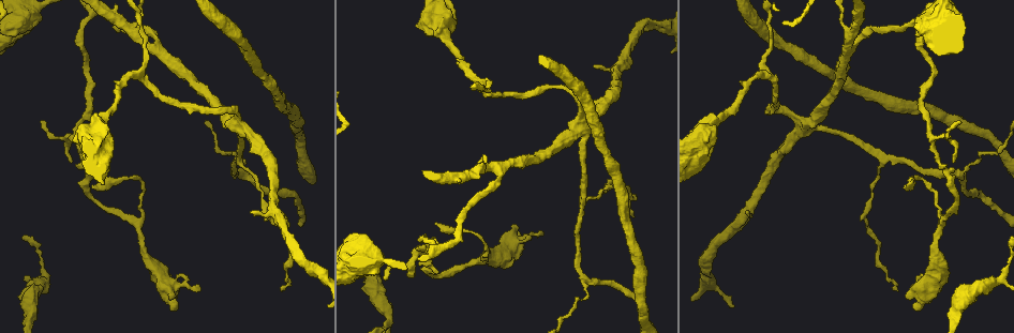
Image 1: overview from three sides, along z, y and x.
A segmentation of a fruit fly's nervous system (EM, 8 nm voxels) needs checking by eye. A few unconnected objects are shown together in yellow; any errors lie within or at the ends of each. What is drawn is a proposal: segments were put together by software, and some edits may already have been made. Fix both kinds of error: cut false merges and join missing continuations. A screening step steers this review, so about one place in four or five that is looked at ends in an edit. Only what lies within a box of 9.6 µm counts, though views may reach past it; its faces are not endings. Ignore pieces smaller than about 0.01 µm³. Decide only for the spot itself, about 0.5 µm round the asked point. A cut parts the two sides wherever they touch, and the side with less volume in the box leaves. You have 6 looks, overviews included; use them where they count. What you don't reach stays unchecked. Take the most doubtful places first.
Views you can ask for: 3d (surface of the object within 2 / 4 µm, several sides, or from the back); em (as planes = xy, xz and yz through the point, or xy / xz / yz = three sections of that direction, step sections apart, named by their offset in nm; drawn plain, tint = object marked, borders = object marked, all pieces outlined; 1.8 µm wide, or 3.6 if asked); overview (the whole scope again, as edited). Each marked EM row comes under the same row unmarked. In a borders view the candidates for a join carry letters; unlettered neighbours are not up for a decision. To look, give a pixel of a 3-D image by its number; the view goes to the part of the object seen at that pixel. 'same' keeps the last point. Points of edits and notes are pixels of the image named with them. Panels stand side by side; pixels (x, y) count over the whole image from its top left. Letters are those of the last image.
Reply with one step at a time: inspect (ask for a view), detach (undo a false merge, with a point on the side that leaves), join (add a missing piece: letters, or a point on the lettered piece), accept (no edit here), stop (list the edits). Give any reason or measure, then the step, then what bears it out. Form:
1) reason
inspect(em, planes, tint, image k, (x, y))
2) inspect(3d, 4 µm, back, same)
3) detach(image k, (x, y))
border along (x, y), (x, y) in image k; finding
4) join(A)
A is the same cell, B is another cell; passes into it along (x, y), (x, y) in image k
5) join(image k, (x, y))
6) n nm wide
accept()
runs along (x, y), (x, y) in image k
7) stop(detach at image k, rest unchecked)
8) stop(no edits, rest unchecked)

calibre changes
inspect(3d, 2 µm, image 1, (801, 124))

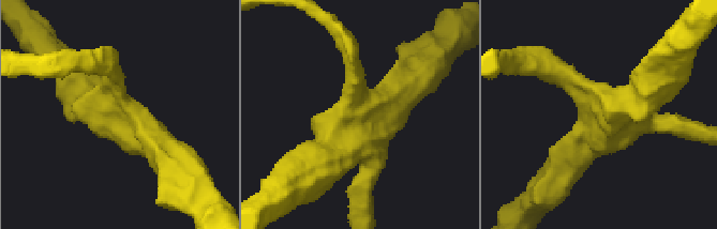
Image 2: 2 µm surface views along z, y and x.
4 arms; now the EM
inspect(em, 3.6 µm, planes, tint, image 2, (118, 105))

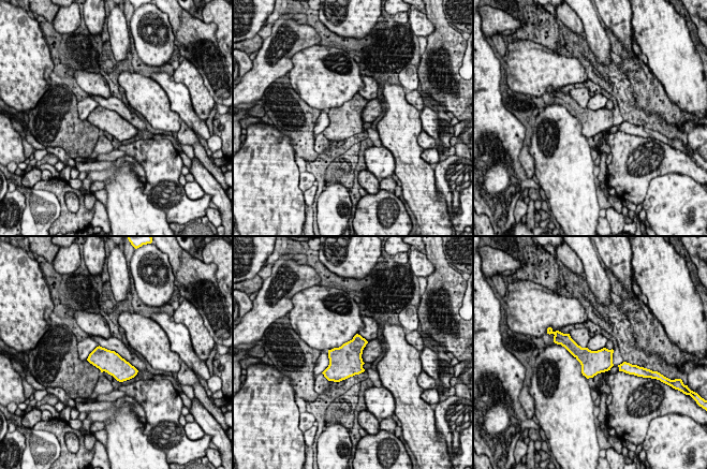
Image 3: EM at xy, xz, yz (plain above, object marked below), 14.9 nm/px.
what lies round it
inspect(em, 3.6 µm, planes, borders, same)

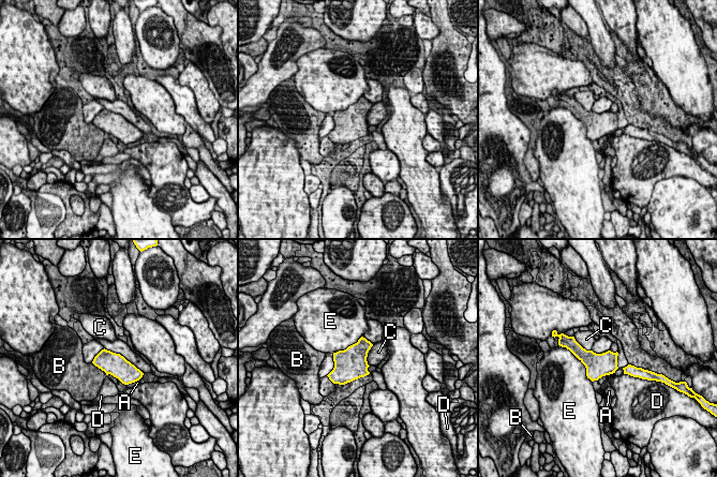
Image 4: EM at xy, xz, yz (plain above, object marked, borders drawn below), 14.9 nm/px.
accept()
A, B, C, D and E are other cells; border along (104, 347), (119, 353), (143, 373) in image 4; continuous, no second neuron

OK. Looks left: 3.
a fork
inspect(em, planes, tint, image 1, (957, 175))

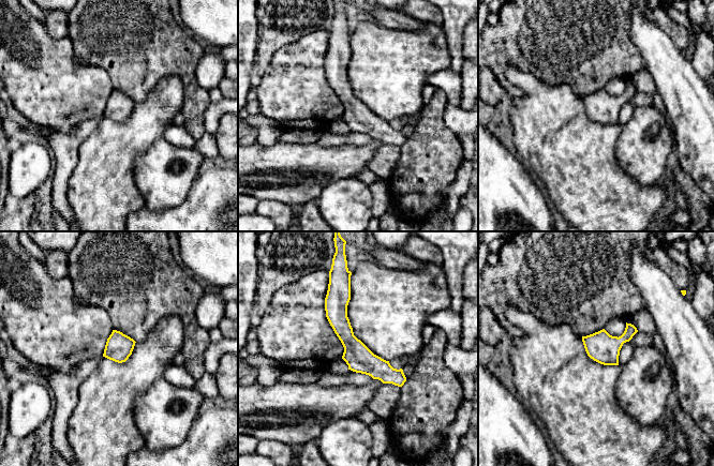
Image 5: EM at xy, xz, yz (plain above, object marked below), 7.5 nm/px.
inspect(em, planes, borders, same)

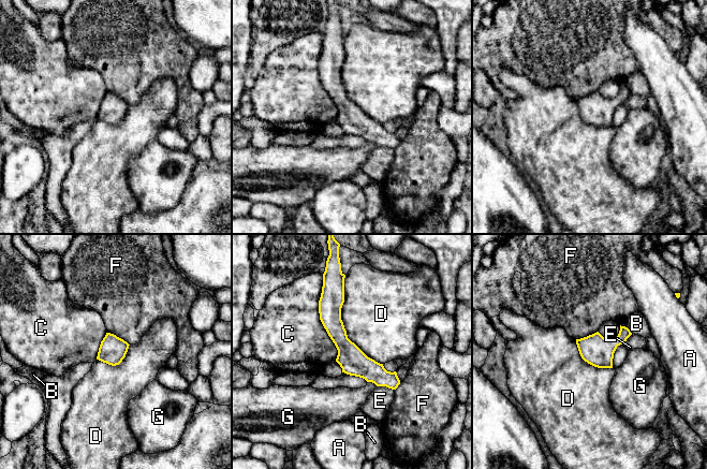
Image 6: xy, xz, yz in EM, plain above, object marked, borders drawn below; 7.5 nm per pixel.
accept()
A, B, C, D, E, F and G are other cells; border along (343, 280), (345, 334), (382, 364) in image 6; one neuron here

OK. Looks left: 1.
stop(no edits, rest unchecked)

